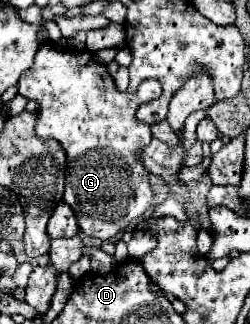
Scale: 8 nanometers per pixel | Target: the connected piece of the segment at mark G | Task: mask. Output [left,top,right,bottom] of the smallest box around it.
[17,43,162,241]

